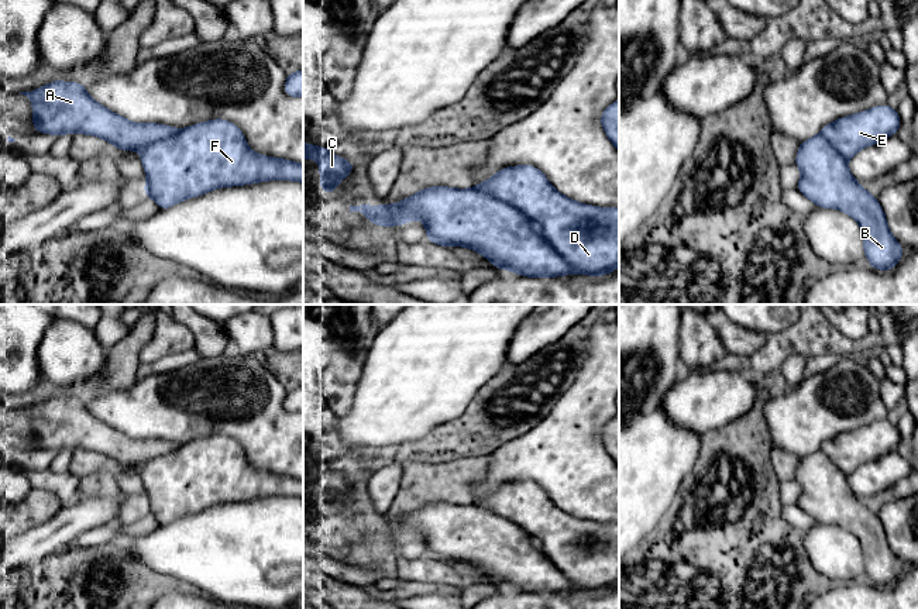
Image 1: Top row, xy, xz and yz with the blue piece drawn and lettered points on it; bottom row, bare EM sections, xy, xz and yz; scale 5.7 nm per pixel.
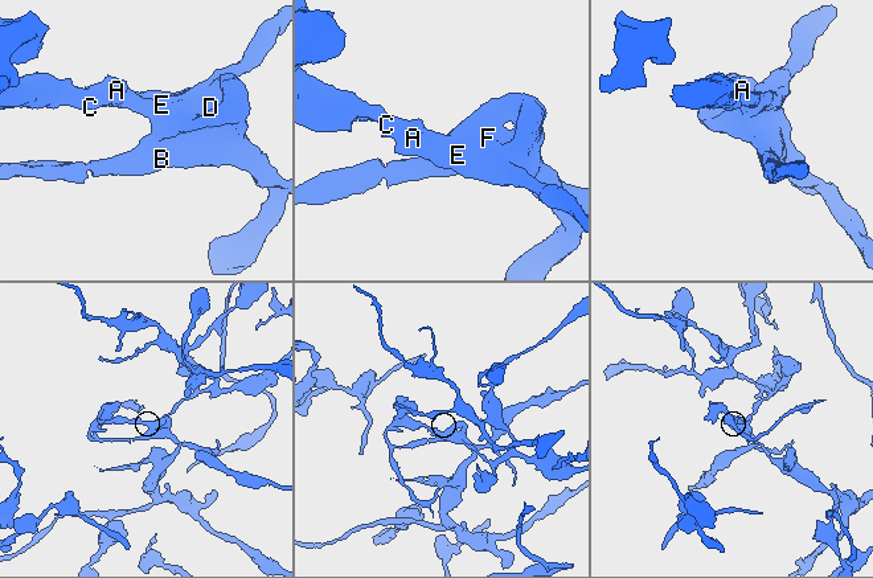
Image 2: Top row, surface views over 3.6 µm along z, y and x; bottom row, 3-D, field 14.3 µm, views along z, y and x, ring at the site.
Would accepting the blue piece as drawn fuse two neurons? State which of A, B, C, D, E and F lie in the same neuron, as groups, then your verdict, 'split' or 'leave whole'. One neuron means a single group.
A B C D E F; leave whole

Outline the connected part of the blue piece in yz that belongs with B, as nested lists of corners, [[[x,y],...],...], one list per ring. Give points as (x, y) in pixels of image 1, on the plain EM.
[[[887,419],[825,440],[821,448],[800,458],[794,481],[801,486],[797,506],[816,523],[838,524],[855,534],[862,547],[864,574],[876,586],[893,585],[904,562],[888,546],[877,513],[849,488],[847,475],[876,461],[901,443],[897,426]]]

